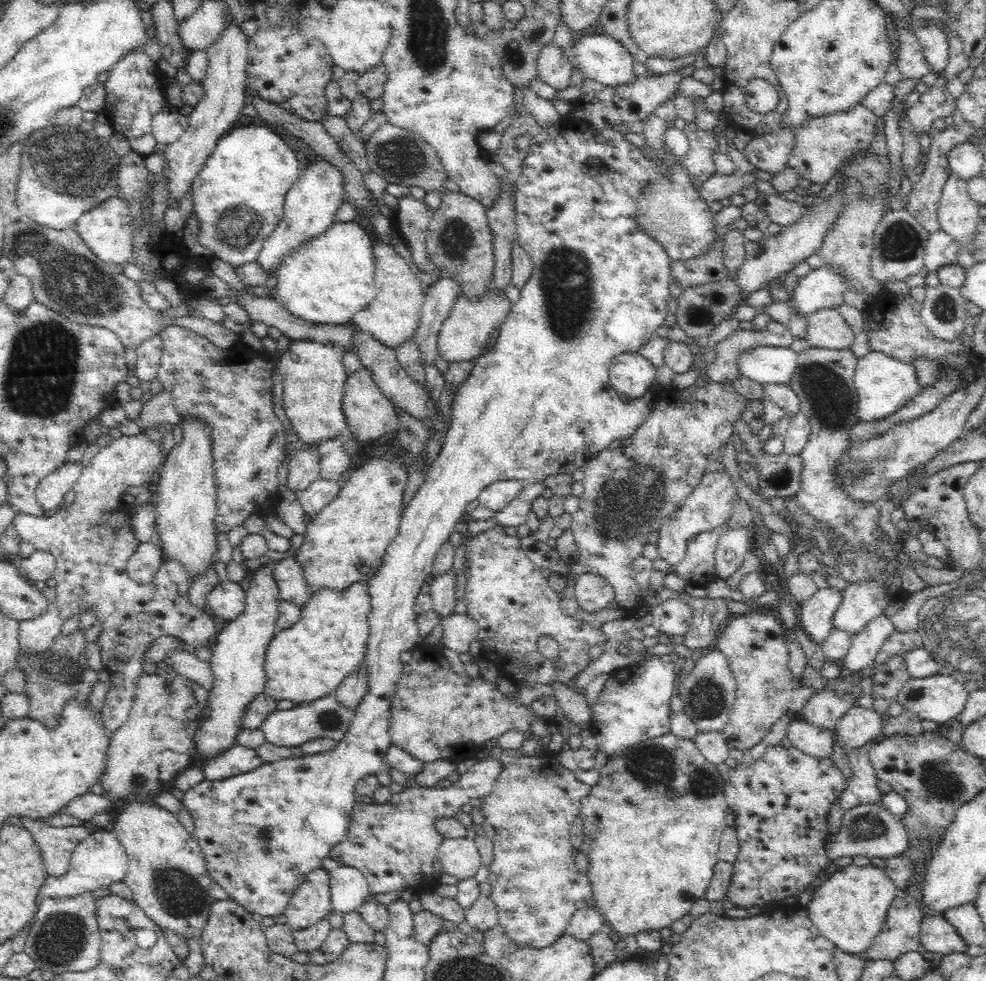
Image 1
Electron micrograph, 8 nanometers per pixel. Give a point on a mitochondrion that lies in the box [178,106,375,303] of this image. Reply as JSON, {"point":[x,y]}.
{"point":[235,227]}

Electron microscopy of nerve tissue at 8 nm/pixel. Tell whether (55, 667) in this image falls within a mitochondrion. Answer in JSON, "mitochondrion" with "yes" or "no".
{"mitochondrion":"yes"}

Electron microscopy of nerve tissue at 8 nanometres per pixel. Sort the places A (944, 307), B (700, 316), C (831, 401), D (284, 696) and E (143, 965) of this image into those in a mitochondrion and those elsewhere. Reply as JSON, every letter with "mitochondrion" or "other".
{"A":"mitochondrion","B":"mitochondrion","C":"mitochondrion","D":"other","E":"other"}

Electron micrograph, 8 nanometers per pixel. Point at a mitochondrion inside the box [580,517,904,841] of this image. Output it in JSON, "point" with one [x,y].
{"point":[654,767]}

